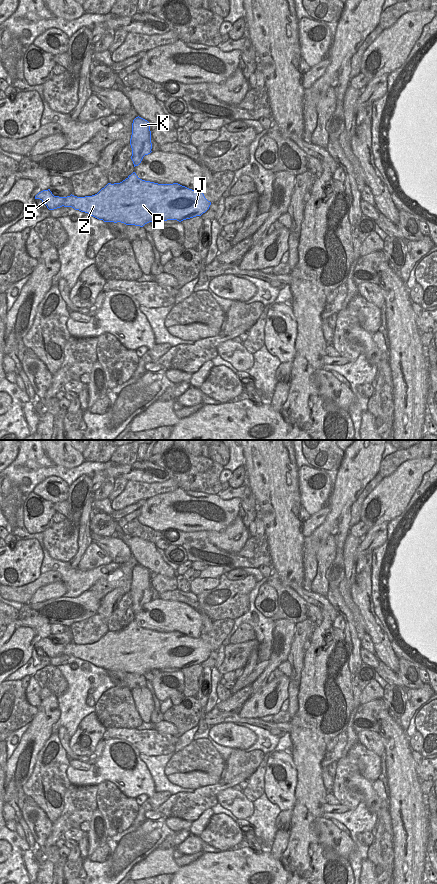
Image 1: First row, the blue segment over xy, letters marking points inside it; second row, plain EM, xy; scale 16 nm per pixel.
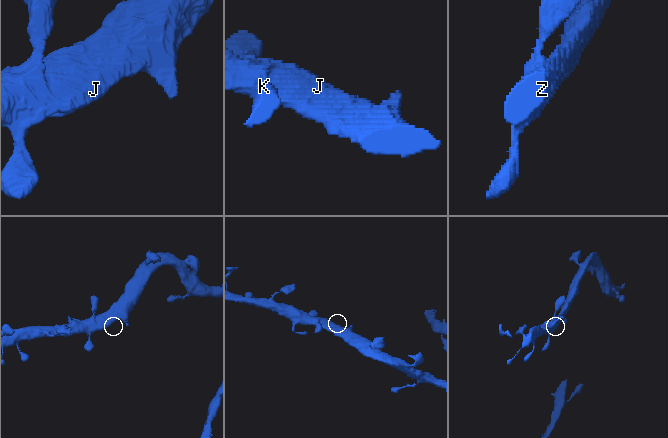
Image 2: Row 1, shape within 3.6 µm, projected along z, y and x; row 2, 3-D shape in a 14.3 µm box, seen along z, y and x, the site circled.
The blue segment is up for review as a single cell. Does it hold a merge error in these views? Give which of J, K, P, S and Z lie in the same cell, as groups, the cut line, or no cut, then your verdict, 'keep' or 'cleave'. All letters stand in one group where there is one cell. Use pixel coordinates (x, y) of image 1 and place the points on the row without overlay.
J K P S Z; no cut; keep

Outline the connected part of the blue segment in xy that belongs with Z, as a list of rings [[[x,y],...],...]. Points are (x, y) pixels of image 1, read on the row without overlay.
[[[135,620],[120,631],[108,631],[97,642],[92,644],[67,645],[54,644],[50,637],[39,640],[35,647],[40,647],[49,658],[72,655],[85,660],[104,670],[121,670],[126,673],[143,675],[152,669],[177,668],[179,670],[205,661],[211,650],[208,649],[201,638],[192,638],[178,631],[158,632],[140,627]]]

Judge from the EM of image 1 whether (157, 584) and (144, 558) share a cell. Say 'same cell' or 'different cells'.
different cells

